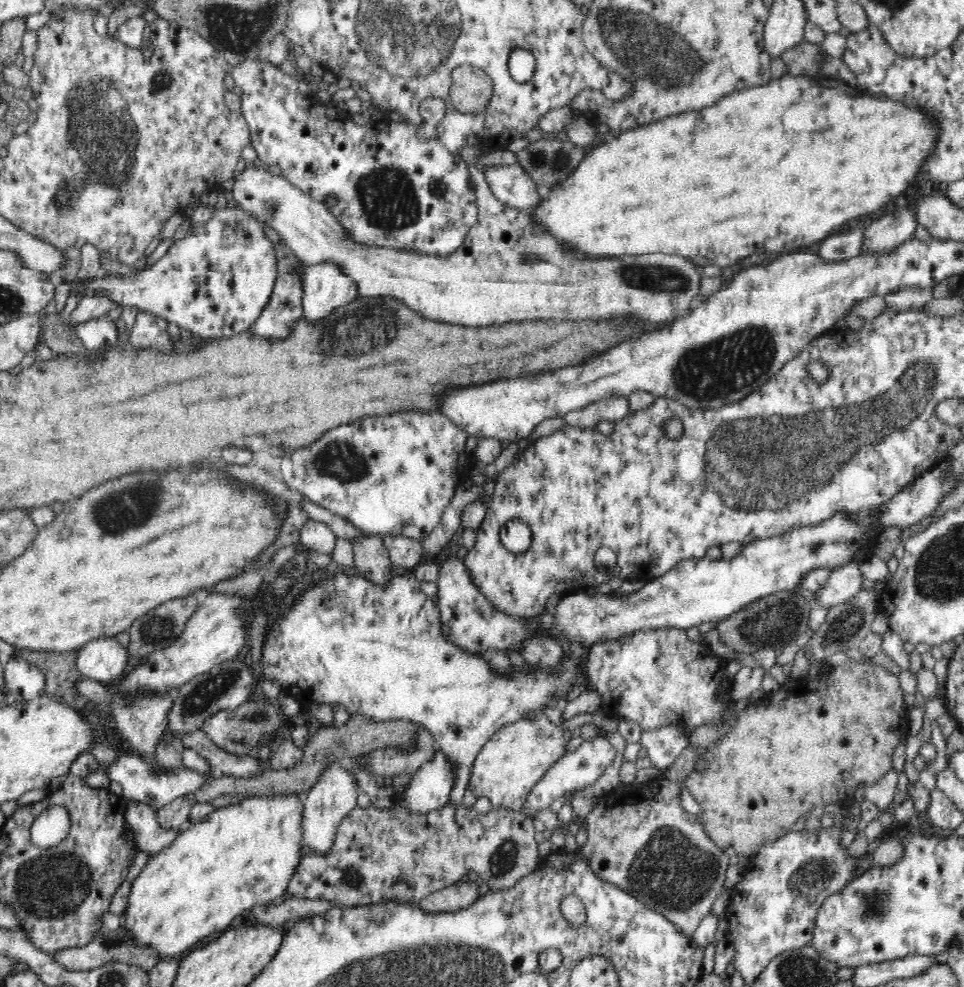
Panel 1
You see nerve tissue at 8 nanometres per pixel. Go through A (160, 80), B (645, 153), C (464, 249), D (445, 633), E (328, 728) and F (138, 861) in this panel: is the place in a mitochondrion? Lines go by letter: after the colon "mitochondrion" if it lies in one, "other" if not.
A: mitochondrion
B: other
C: other
D: other
E: other
F: other

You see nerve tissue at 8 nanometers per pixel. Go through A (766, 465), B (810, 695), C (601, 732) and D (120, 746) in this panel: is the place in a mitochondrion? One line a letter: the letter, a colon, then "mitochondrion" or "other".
A: mitochondrion
B: other
C: other
D: other

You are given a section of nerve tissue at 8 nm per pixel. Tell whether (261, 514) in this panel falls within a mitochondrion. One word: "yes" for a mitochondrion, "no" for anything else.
no

